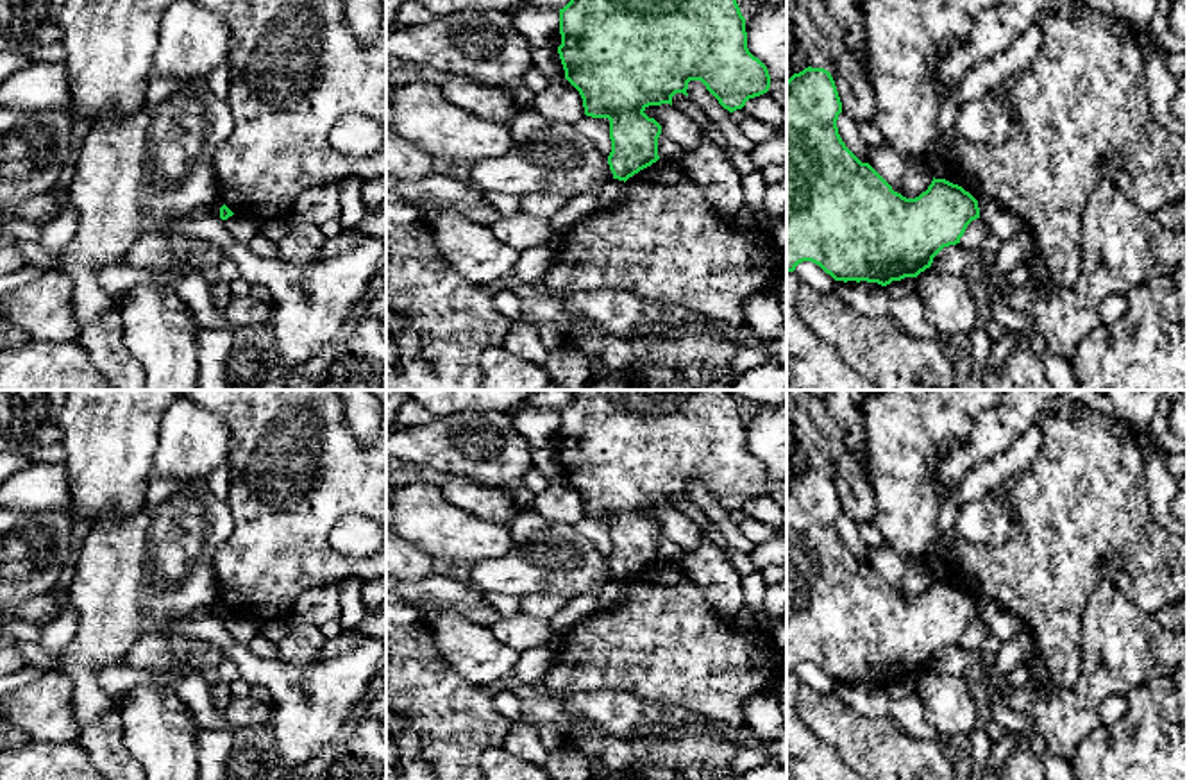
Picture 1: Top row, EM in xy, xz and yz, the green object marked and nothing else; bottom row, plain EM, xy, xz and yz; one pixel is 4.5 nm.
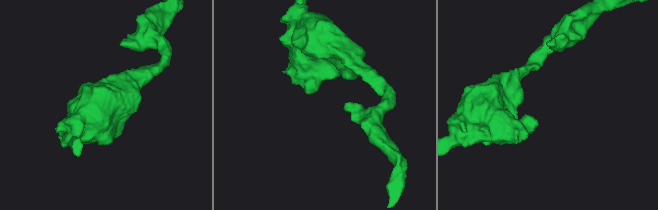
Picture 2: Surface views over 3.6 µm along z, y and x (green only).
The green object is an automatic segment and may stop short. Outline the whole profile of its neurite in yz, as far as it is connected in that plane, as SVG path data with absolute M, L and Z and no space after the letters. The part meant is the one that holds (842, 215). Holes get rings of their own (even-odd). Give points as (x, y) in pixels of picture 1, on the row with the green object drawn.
M808 66L787 81L787 272L812 261L844 283L867 281L887 286L917 277L944 247L960 243L967 225L980 218L978 200L962 186L935 177L915 199L894 191L869 163L862 163L846 147L837 127L840 113L842 102L828 70Z

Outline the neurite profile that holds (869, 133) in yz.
M872 122L858 123L860 138L869 145L869 148L880 148L885 141L881 132Z

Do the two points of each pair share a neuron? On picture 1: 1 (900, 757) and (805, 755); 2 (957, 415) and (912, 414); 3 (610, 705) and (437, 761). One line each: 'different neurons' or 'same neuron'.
1: different neurons
2: same neuron
3: same neuron

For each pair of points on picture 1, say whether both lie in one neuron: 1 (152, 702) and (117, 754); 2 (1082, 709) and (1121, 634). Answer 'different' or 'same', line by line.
1: different
2: same

